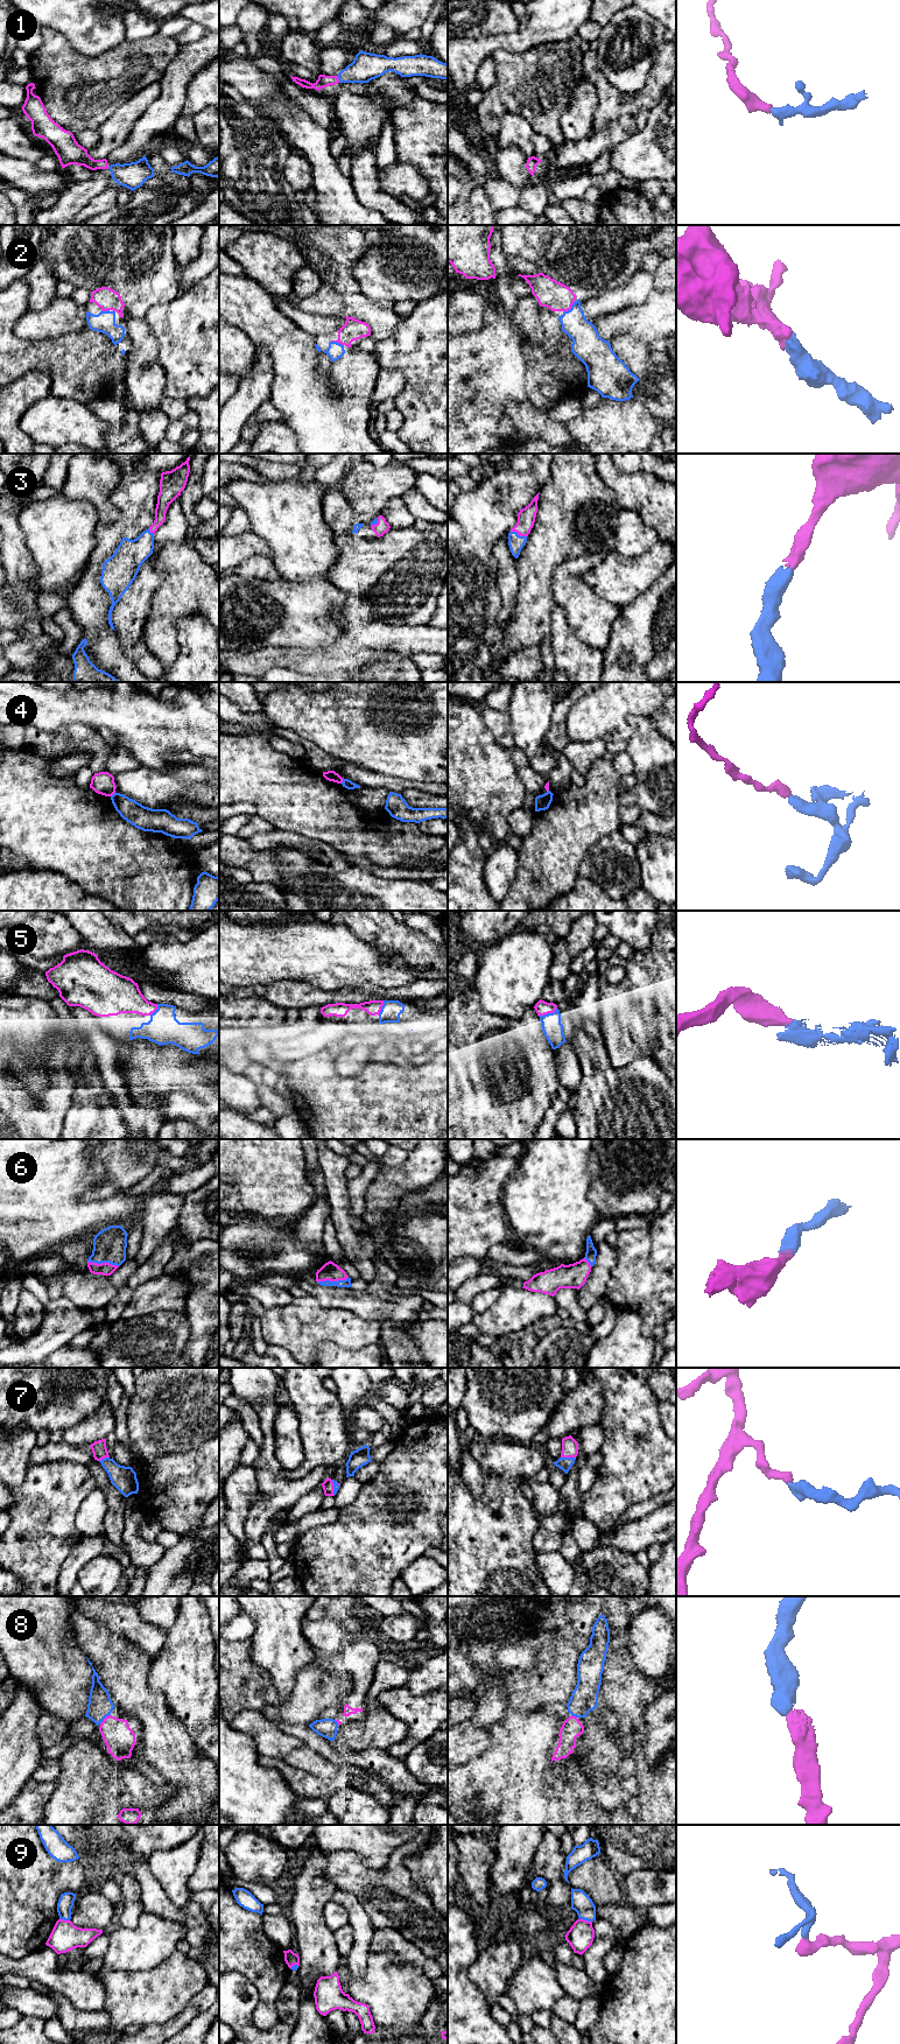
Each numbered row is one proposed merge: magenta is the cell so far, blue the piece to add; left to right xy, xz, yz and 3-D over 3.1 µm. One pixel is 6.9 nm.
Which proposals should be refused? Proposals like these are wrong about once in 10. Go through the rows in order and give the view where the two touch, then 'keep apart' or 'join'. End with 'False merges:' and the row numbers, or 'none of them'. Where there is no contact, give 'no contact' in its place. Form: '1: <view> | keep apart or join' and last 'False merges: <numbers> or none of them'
1: xz | join
2: yz | join
3: yz | join
4: xy | keep apart
5: yz | join
6: xy | join
7: yz | join
8: xy | join
9: yz | join
False merges: 4

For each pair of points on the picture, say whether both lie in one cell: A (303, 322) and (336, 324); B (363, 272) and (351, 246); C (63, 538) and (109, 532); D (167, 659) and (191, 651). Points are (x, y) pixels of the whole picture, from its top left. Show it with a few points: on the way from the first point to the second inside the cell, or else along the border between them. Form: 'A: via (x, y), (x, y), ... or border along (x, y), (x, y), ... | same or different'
A: via (311, 324), (328, 324) | same
B: border along (366, 237), (366, 248), (351, 267) | different
C: border along (95, 506), (97, 513), (96, 546), (88, 561) | different
D: border along (177, 629), (180, 653), (175, 662), (167, 669) | different

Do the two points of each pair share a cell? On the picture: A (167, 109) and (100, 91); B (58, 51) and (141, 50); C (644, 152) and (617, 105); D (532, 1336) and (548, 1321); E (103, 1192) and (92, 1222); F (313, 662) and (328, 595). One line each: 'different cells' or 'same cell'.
A: different cells
B: same cell
C: different cells
D: same cell
E: different cells
F: different cells

